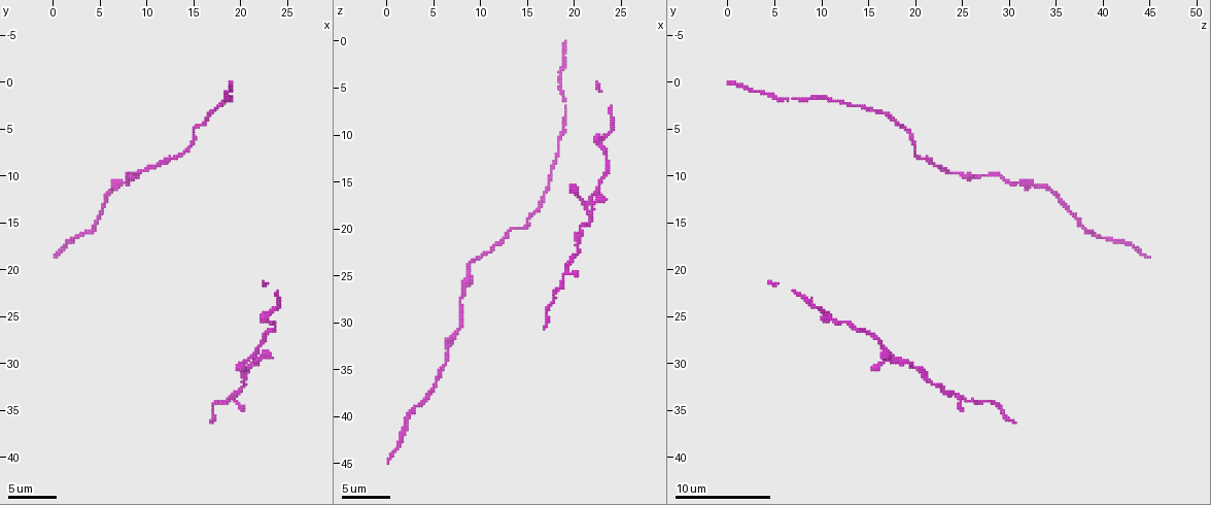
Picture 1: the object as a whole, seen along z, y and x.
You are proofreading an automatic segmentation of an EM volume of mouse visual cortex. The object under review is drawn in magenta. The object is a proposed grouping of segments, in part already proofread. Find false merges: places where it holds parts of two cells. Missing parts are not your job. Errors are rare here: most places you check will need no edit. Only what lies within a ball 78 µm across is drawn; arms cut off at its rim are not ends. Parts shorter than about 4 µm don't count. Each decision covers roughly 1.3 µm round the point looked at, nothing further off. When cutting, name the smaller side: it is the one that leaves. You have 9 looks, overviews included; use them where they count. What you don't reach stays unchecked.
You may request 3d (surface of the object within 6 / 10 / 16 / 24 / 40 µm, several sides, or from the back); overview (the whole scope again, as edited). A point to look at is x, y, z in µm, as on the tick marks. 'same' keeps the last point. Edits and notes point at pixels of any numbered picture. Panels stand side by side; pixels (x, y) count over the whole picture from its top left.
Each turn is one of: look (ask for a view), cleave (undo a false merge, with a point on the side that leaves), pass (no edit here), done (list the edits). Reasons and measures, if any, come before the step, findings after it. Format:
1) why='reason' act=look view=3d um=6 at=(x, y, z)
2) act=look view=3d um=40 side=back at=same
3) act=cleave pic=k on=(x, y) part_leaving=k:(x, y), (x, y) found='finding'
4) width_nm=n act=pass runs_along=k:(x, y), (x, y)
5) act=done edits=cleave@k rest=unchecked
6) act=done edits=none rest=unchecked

why='sudden change in width' act=look view=3d um=16 at=(13.0, 7.8, 20.0)

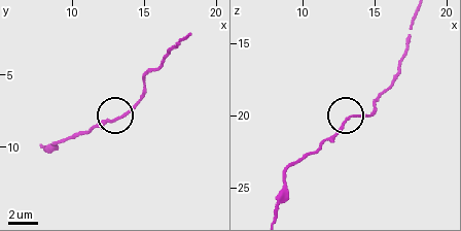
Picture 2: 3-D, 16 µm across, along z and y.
act=look view=3d um=16 side=back at=(13.2, 8.0, 20.2)

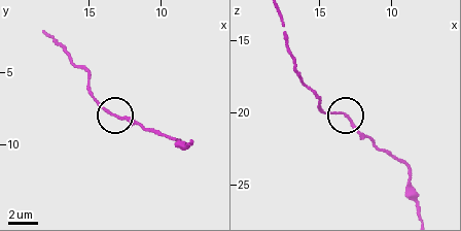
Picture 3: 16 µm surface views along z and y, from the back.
act=pass runs_along=3:(43, 32), (85, 70), (92, 92), (104, 106), (140, 124) found='continuous, no second cell'

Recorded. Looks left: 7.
why='calibre changes' act=look view=3d um=16 at=(18.2, 1.8, 10.4)

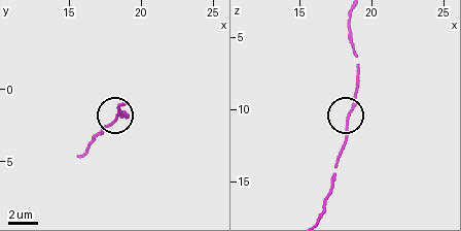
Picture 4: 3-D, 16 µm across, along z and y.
act=pass found='continuous, no second cell'

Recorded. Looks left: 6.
why='calibre changes' act=look view=3d um=10 at=(4.8, 14.6, 37.4)

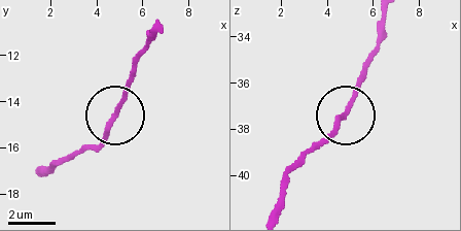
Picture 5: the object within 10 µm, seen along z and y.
act=pass found='one cell here'

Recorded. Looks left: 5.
why='sudden change in width' act=look view=3d um=10 at=(8.4, 10.2, 26.6)

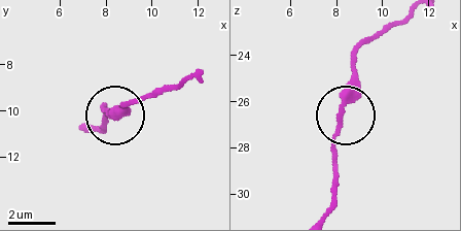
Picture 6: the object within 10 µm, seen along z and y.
act=pass runs_along=6:(402, 19), (357, 51), (349, 98), (331, 145), (331, 172) found='all the same cell'

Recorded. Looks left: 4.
act=done edits=none rest=unchecked

